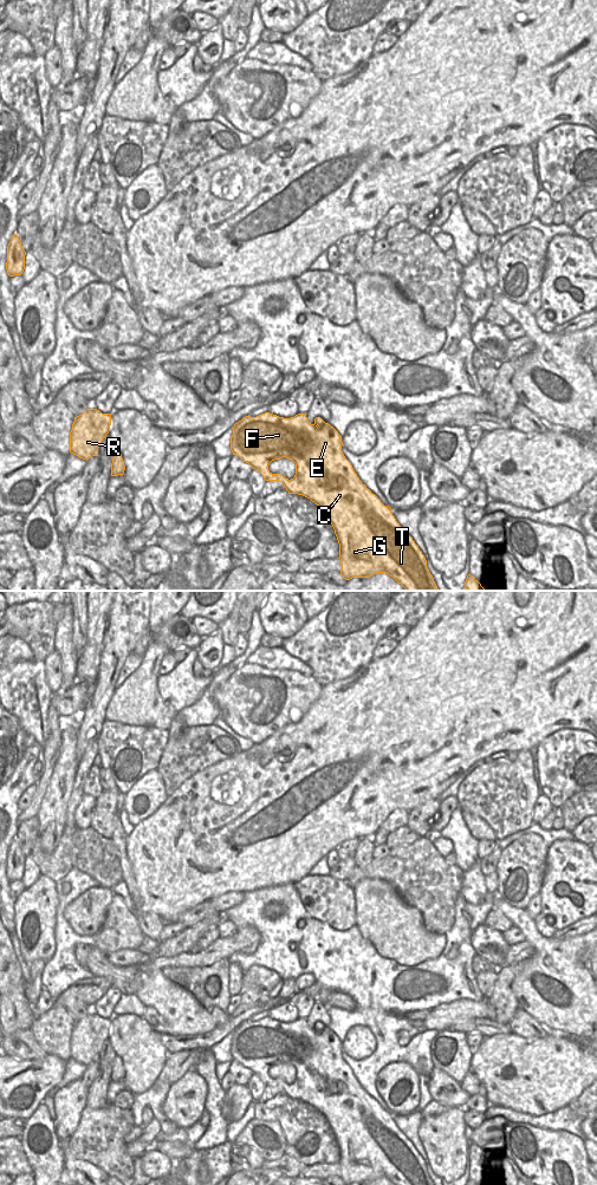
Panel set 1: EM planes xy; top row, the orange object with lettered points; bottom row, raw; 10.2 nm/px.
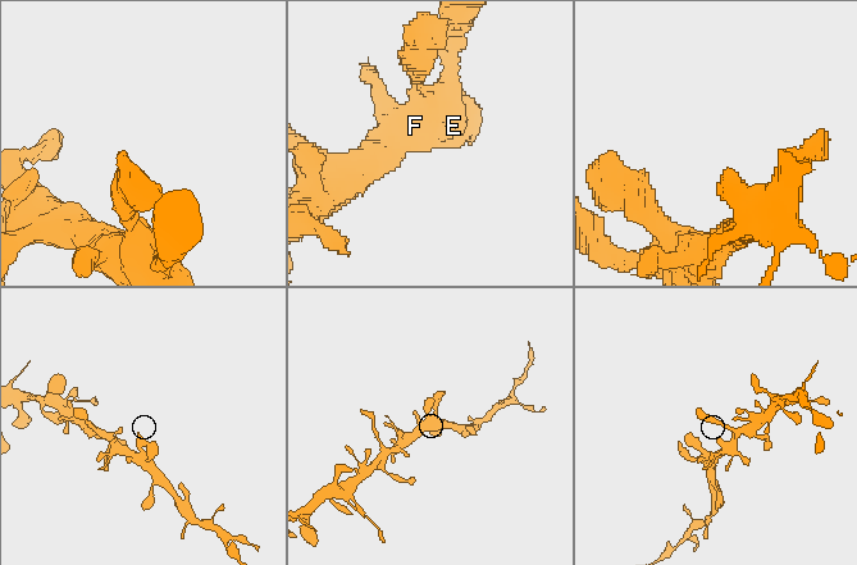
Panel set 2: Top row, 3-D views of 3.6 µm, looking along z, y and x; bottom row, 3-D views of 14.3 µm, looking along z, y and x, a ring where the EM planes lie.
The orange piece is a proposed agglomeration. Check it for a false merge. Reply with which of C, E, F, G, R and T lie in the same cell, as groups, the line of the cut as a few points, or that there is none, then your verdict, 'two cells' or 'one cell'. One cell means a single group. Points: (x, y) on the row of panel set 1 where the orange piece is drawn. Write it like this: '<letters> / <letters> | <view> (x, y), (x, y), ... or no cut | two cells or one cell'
C E F G R T | no cut | one cell

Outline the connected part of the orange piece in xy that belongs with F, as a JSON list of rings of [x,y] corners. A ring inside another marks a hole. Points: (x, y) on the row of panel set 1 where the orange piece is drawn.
[[[265,412],[257,417],[246,416],[234,424],[231,437],[231,450],[253,469],[258,470],[266,481],[279,481],[288,494],[298,494],[310,499],[326,513],[339,543],[340,574],[345,580],[352,578],[369,578],[377,573],[387,573],[407,591],[439,591],[433,575],[427,567],[427,560],[413,538],[396,521],[391,508],[384,506],[355,473],[351,463],[342,451],[342,436],[320,417],[311,424],[306,414],[298,414],[291,418],[279,417]],[[286,457],[296,463],[296,475],[288,480],[280,474],[272,474],[268,465],[274,460]]]

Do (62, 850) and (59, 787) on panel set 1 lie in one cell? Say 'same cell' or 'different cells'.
different cells

